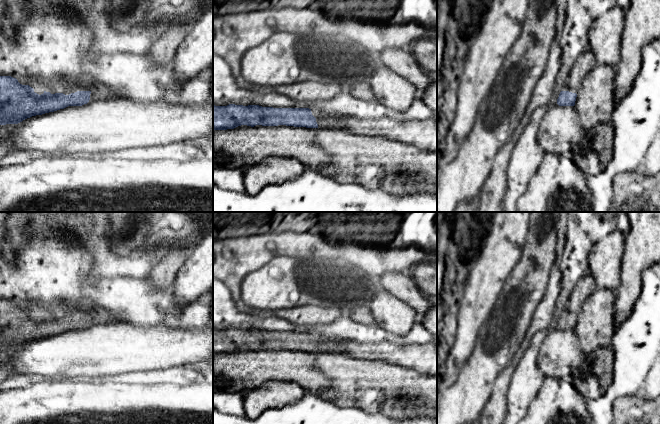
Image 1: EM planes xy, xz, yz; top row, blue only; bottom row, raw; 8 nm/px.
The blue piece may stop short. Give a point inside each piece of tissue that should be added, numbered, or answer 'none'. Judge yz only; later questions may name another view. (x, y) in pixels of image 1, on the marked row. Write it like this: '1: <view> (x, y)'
1: yz (586, 61)

